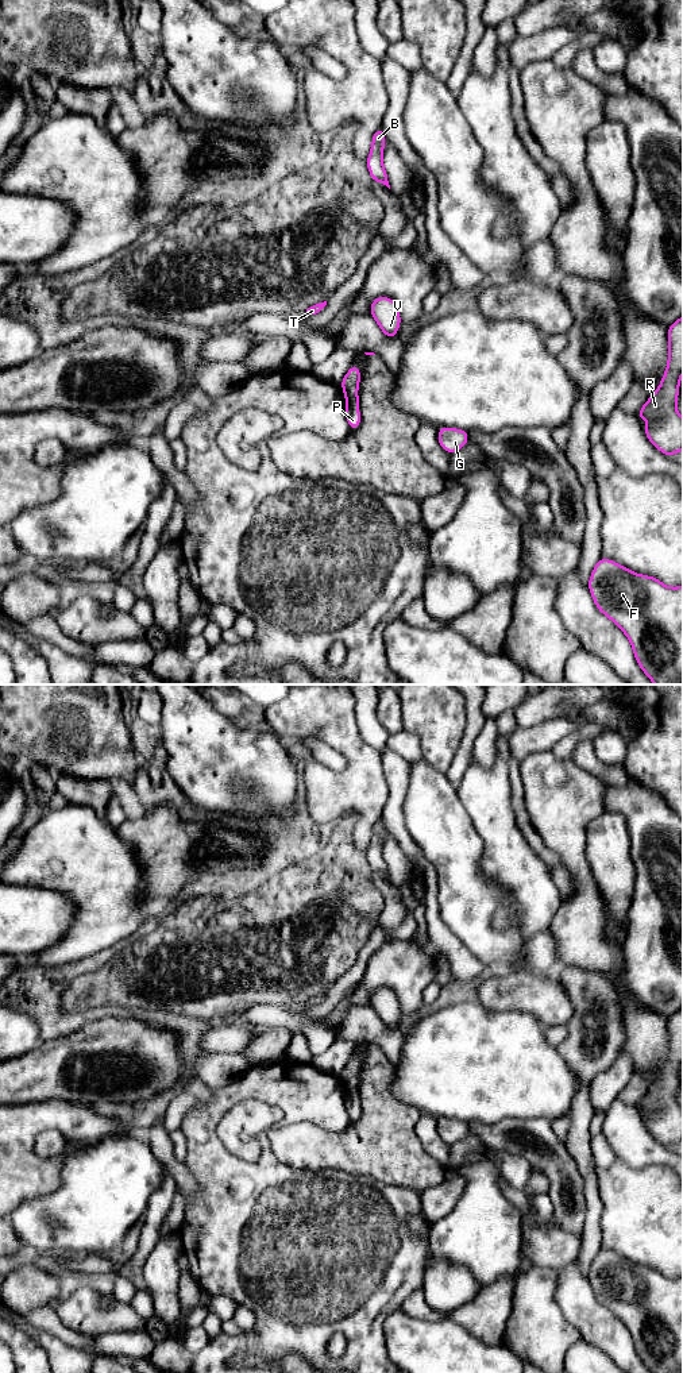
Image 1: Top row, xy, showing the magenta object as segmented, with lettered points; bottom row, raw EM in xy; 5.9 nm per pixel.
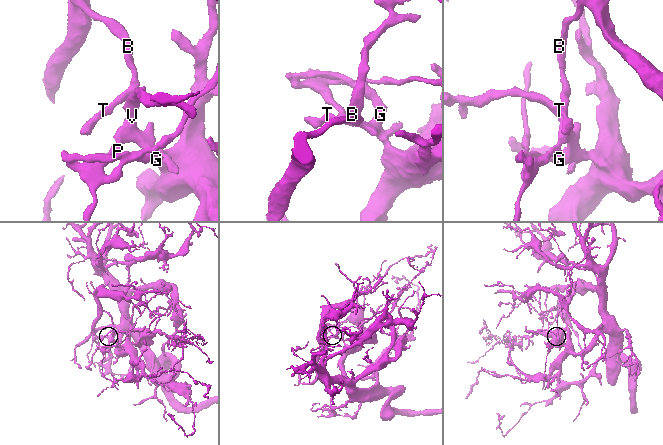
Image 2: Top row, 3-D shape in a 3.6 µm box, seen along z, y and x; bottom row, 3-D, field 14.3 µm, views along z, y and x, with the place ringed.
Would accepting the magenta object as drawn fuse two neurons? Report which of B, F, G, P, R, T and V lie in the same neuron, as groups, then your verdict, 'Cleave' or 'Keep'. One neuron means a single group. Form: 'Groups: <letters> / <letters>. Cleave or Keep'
Groups: B F G P R T V. Keep

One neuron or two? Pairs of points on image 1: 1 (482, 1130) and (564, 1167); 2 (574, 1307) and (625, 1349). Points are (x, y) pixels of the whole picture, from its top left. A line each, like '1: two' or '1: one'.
1: one
2: one

